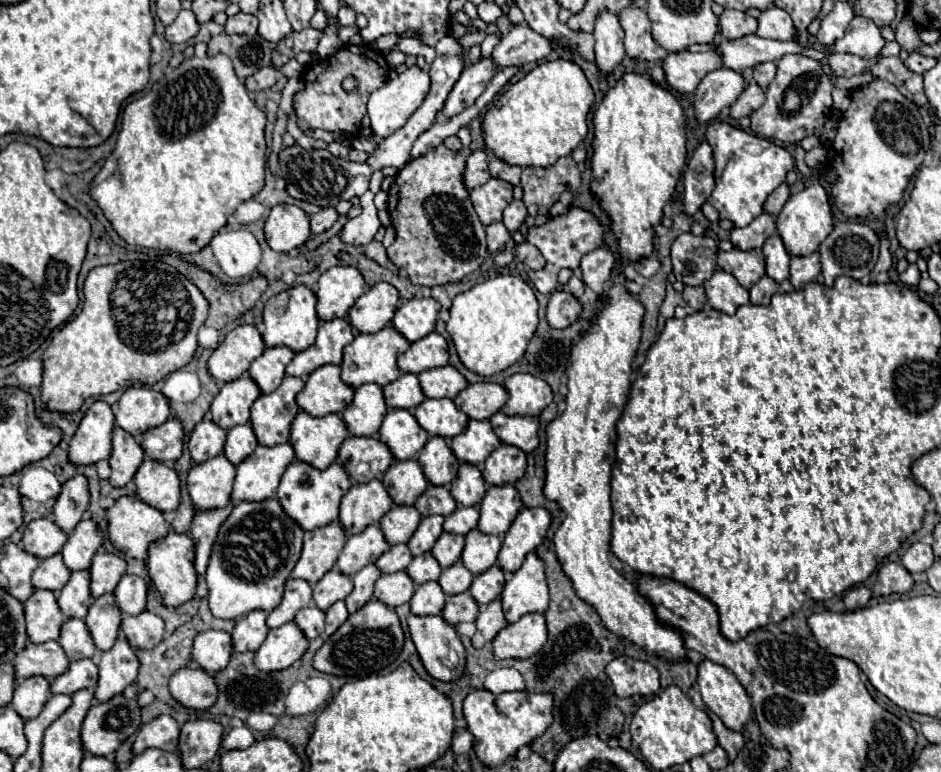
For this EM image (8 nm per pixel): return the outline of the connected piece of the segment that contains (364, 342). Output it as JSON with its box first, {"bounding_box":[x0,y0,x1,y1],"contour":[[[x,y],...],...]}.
{"bounding_box":[342,326,410,388],"contour":[[[386,326],[372,334],[356,334],[356,338],[344,348],[344,360],[342,360],[342,380],[350,384],[352,388],[358,388],[366,382],[374,382],[378,386],[386,386],[400,378],[402,370],[398,368],[396,360],[402,352],[410,348],[410,342],[392,326]]]}

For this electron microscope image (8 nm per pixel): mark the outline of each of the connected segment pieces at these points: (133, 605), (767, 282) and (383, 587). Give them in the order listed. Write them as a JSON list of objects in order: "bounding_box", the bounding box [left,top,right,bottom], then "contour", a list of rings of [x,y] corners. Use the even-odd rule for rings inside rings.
[{"bounding_box":[114,574,148,616],"contour":[[[124,574],[114,590],[120,610],[130,616],[140,614],[146,608],[146,590],[148,590],[148,586],[140,576]]]},{"bounding_box":[750,276,778,306],"contour":[[[762,276],[752,288],[750,288],[750,302],[752,304],[760,304],[760,306],[768,306],[772,294],[778,292],[778,284],[768,278],[768,276]]]},{"bounding_box":[374,570,414,608],"contour":[[[404,570],[380,576],[374,586],[374,598],[388,604],[390,608],[410,602],[412,594],[414,594],[414,580]]]}]

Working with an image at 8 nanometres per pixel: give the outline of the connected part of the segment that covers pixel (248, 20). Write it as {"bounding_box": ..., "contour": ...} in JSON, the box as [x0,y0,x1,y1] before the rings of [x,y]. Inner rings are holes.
{"bounding_box":[224,12,258,36],"contour":[[[238,12],[236,16],[228,18],[224,28],[226,28],[226,34],[248,34],[248,36],[254,36],[256,28],[258,28],[258,18],[252,16],[252,14]]]}

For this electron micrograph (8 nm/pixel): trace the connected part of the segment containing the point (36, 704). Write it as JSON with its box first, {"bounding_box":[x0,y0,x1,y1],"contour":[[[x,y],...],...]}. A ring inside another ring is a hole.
{"bounding_box":[10,676,52,720],"contour":[[[44,676],[24,678],[22,684],[18,684],[18,688],[14,692],[14,700],[12,700],[10,706],[24,720],[36,718],[36,714],[40,714],[40,710],[44,708],[44,702],[48,702],[48,698],[52,696],[48,686],[50,686],[50,682]]]}

